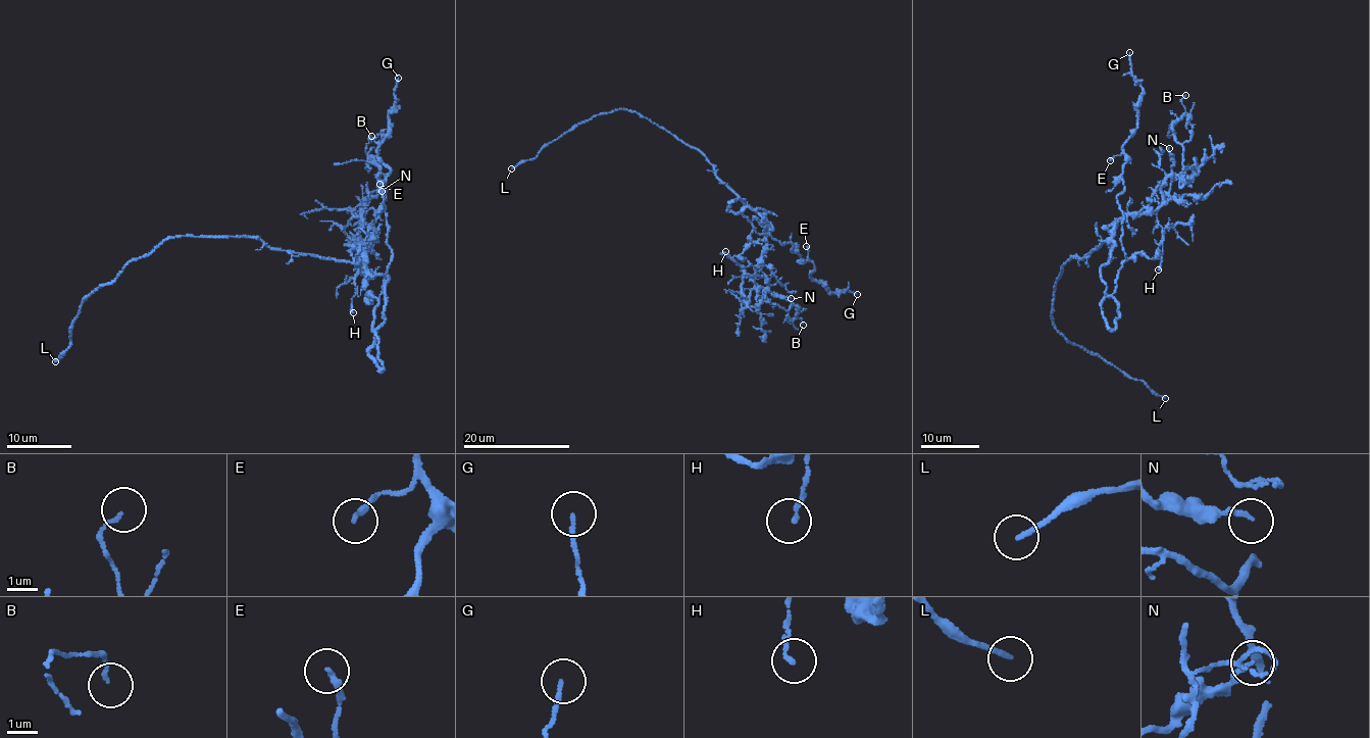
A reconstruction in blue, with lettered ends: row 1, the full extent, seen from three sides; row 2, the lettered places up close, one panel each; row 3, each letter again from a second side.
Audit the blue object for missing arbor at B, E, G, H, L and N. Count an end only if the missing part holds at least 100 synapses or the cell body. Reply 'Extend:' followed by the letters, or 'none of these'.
Extend: L

